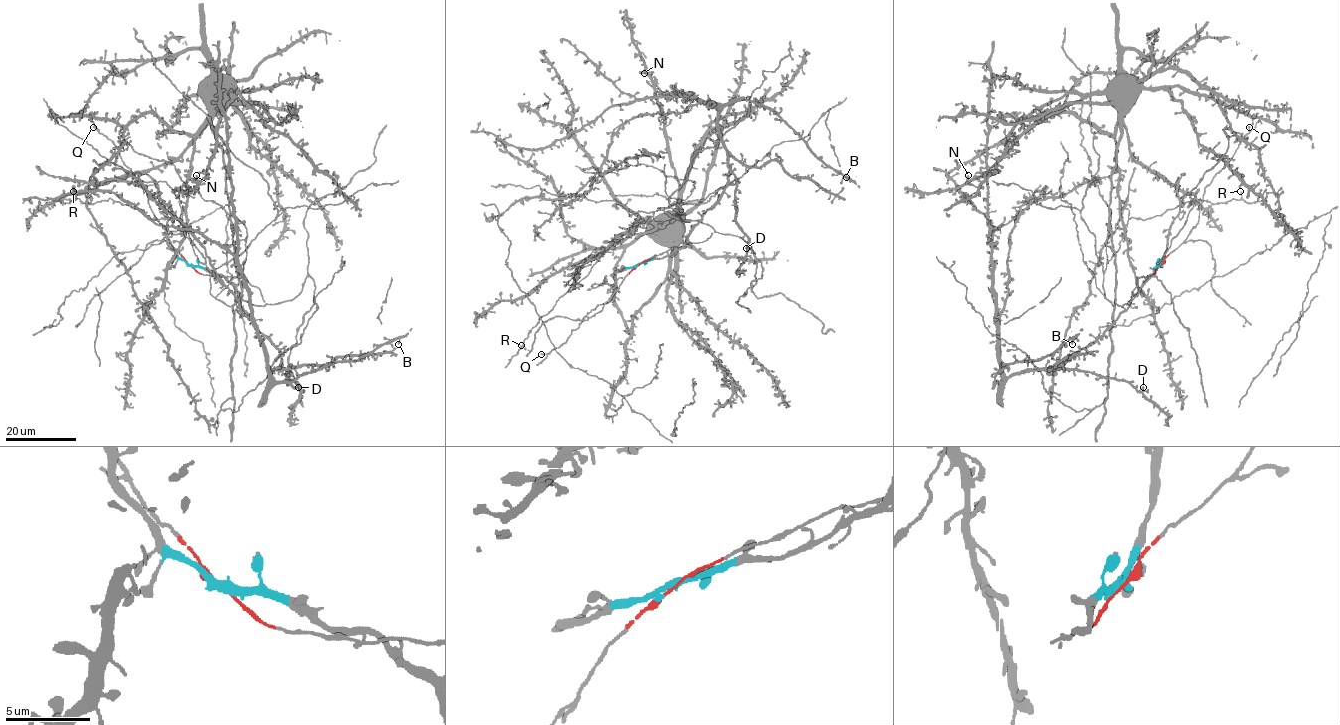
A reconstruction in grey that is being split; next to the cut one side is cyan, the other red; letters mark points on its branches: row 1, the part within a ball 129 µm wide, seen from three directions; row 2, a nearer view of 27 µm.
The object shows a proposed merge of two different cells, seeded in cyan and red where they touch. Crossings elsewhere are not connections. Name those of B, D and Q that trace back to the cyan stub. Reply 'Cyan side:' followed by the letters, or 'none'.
Cyan side: B, D

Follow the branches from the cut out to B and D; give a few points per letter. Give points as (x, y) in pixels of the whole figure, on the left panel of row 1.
B: (190, 265), (234, 286), (239, 305), (278, 348), (280, 367), (270, 372), (277, 380), (294, 381), (398, 344)
D: (190, 265), (219, 274), (234, 286), (239, 305), (278, 348), (282, 366), (298, 387)

